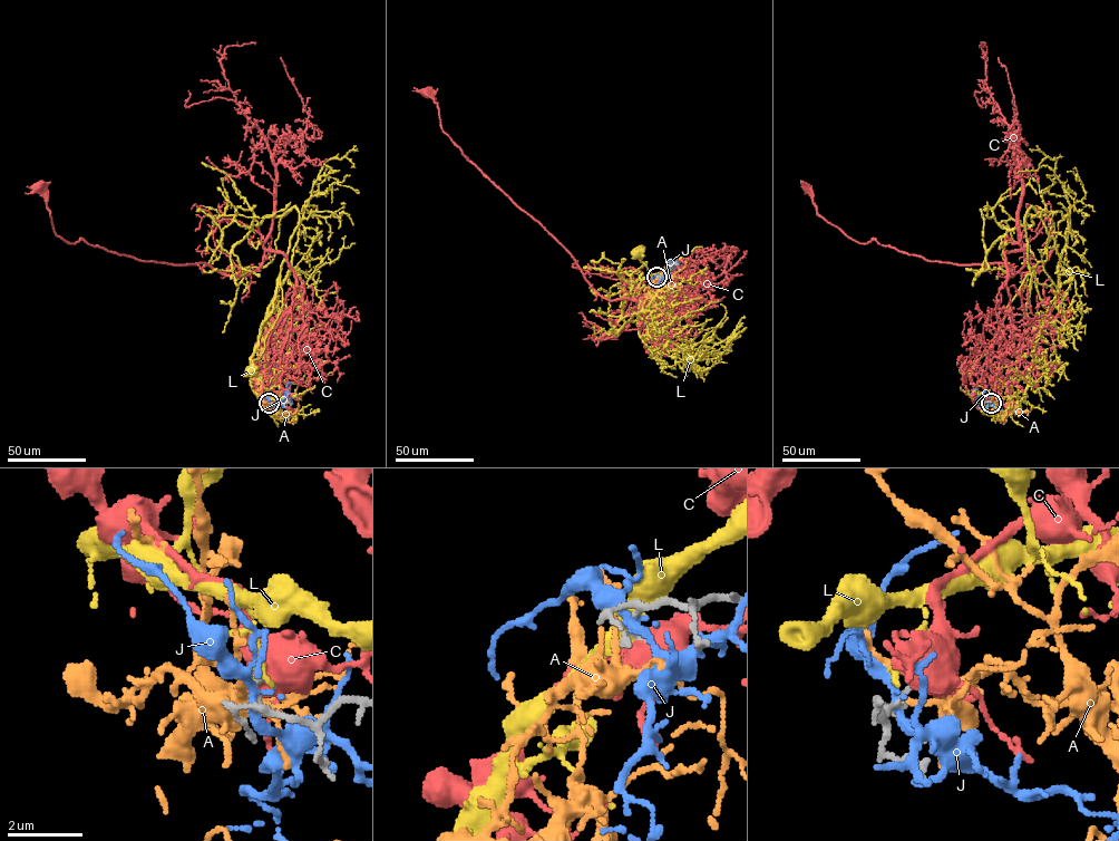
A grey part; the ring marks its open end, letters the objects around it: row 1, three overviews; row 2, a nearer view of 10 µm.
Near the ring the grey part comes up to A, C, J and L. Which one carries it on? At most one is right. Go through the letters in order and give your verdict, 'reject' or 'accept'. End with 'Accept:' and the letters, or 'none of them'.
A: accept
C: reject
J: reject
L: reject
Accept: A

